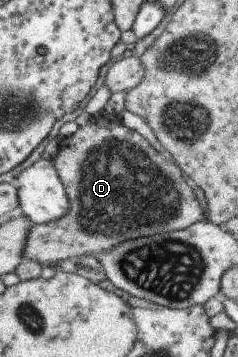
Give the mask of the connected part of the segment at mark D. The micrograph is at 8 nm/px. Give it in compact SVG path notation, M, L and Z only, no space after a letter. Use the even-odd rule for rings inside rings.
M115 113L106 114L97 121L91 119L70 136L60 139L57 154L51 161L68 199L68 212L52 222L31 227L22 259L35 260L45 266L69 257L100 255L121 242L182 230L202 220L202 210L193 189L181 177L177 165L163 159L141 135L120 125Z

